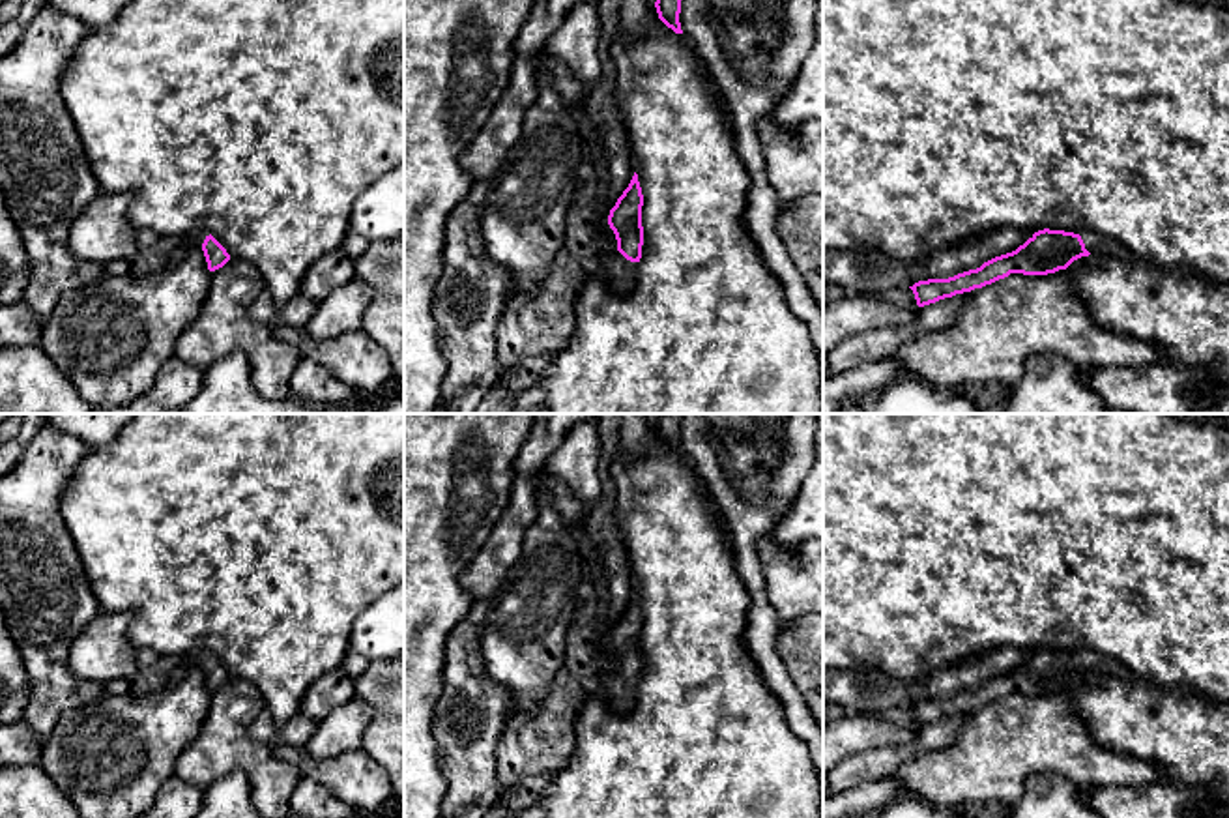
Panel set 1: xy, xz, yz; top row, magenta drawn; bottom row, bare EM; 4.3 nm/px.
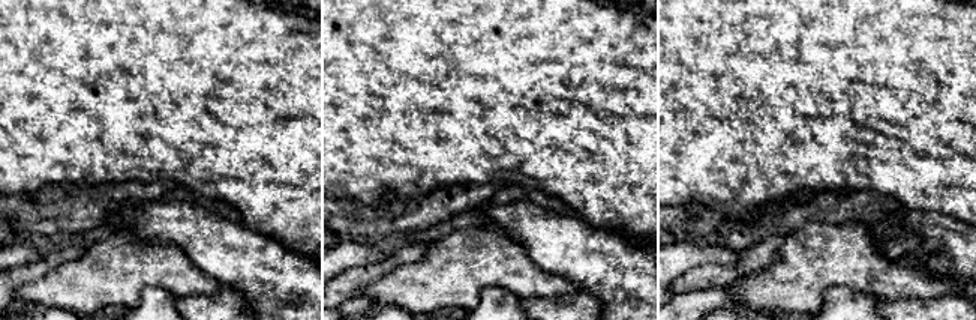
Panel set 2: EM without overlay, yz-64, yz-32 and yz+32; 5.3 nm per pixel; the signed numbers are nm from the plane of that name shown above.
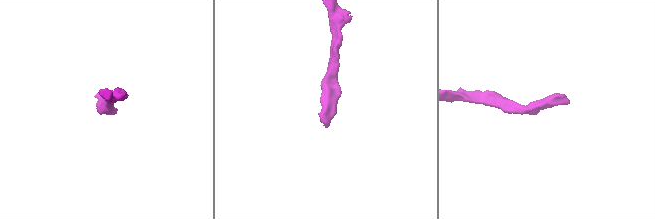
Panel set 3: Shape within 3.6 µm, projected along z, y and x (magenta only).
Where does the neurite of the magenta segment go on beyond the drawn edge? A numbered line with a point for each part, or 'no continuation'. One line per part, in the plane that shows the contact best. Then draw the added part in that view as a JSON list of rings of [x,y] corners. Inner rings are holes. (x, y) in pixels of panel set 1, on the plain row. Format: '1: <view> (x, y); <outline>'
1: xz (620, 693); [[[619,670],[617,672],[599,672],[591,681],[597,694],[606,698],[608,708],[614,713],[630,713],[636,704],[636,685],[638,681],[627,679]]]

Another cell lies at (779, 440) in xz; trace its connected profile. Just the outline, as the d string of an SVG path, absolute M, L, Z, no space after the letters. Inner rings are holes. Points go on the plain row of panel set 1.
M774 414L776 425L771 429L771 446L786 459L793 453L793 447L786 436L788 414Z

